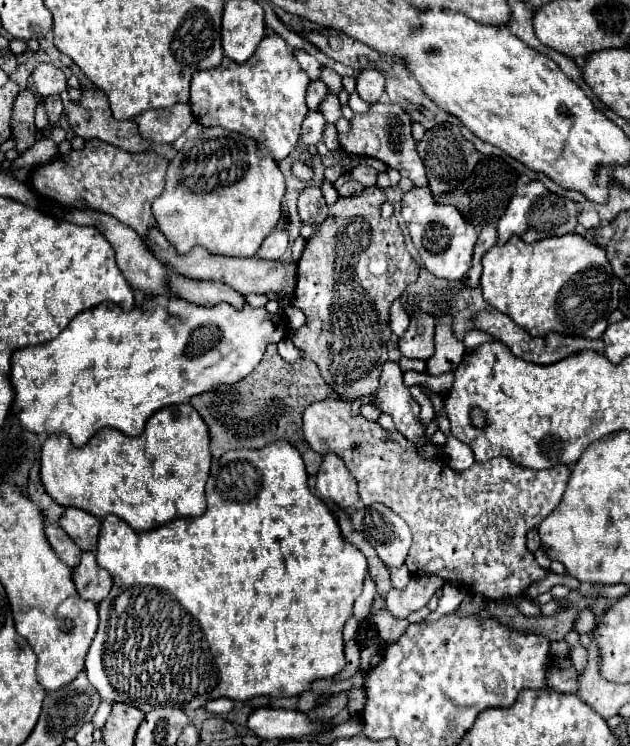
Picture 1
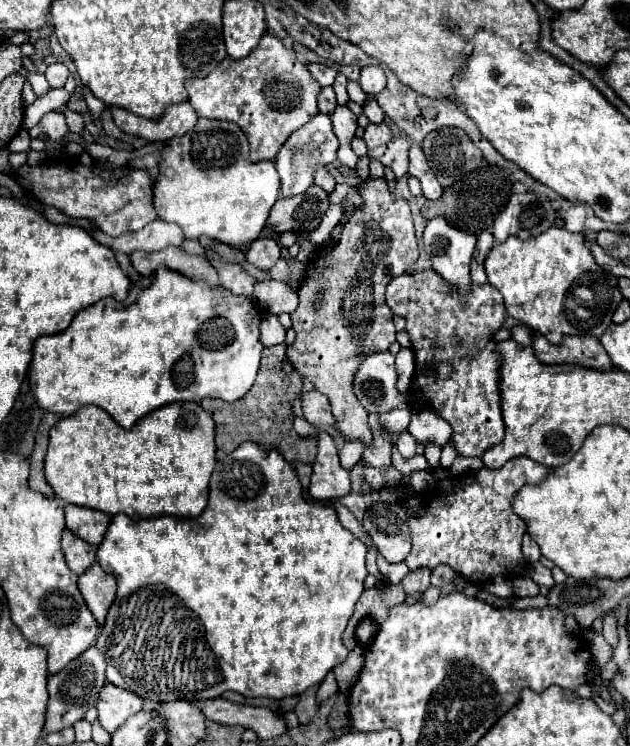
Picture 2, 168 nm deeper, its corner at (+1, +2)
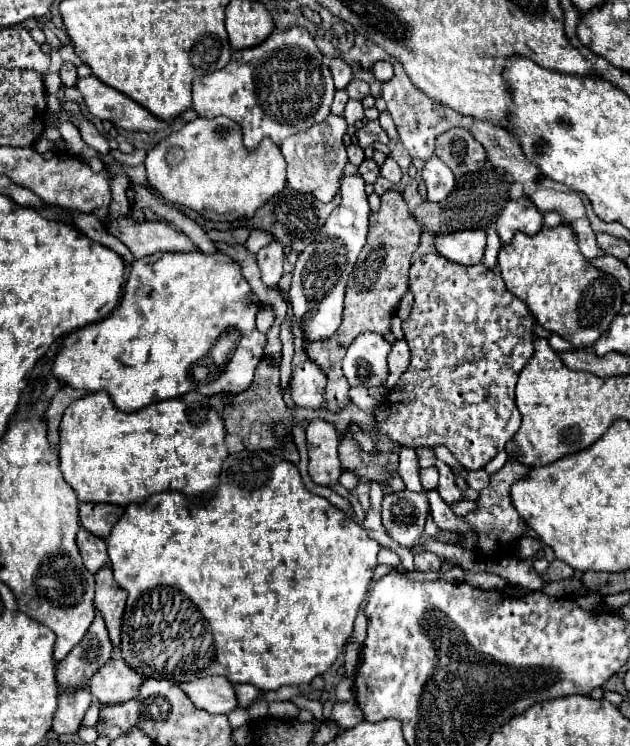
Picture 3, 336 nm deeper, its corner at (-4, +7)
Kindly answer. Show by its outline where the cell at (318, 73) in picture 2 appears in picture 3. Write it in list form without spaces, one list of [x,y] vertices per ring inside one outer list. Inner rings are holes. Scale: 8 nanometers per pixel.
[[[340,58],[330,60],[330,70],[332,70],[332,76],[334,76],[336,88],[346,88],[348,82],[354,78],[350,64],[346,64],[346,62],[340,60]]]

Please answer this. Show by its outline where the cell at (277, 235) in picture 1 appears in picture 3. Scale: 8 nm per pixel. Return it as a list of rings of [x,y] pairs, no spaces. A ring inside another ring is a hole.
[[[278,240],[270,242],[258,252],[258,266],[266,288],[278,288],[278,282],[282,278],[282,264],[284,264],[284,246]]]

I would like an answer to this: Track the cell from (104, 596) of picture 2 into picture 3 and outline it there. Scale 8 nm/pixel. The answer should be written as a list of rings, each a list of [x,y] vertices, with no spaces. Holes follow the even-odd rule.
[[[106,566],[96,572],[96,598],[94,606],[102,612],[106,620],[106,628],[110,632],[110,640],[116,648],[120,648],[120,622],[126,608],[126,594],[114,582],[112,570]]]

